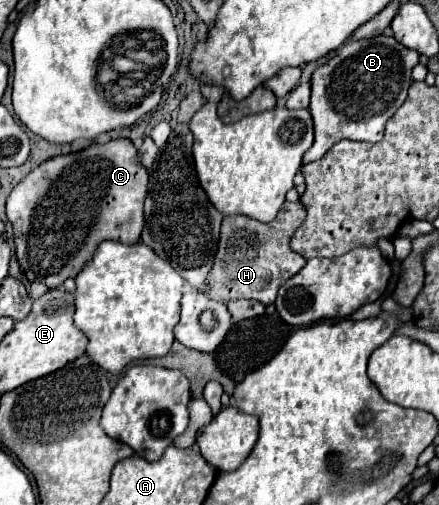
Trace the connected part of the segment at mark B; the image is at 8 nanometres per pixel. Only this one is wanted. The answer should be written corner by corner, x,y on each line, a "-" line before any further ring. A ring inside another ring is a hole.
376,36
370,40
348,40
338,54
312,74
310,114
314,118
314,144
306,152
304,162
322,158
340,140
380,142
390,116
406,100
412,84
412,68
420,54
402,46
392,36

